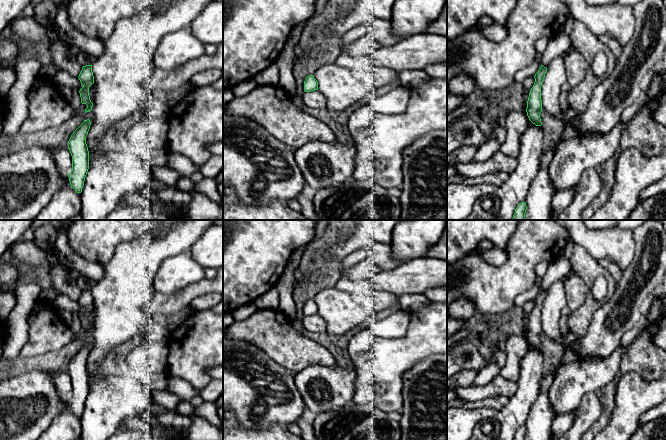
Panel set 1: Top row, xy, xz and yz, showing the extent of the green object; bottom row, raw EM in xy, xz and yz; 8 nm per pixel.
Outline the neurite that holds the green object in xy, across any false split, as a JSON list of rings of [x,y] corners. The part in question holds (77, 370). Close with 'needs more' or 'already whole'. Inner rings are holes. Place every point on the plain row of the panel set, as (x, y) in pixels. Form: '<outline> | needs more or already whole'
[[[89,342],[73,356],[69,365],[68,373],[72,380],[72,394],[69,397],[71,411],[81,417],[84,410],[85,401],[89,393],[89,375],[86,368],[86,361],[90,353]]] | already whole

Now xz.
[[[309,299],[304,305],[304,315],[311,316],[313,314],[318,314],[318,306],[313,299]]] | already whole

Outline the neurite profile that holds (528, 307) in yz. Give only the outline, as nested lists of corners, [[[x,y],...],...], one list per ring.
[[[530,300],[528,302],[525,302],[522,305],[523,308],[523,313],[524,313],[524,329],[523,329],[523,334],[522,336],[527,340],[527,336],[526,336],[526,332],[527,332],[527,325],[528,325],[528,321],[529,321],[529,317],[531,312],[533,311],[535,306],[535,302],[534,300]]]

